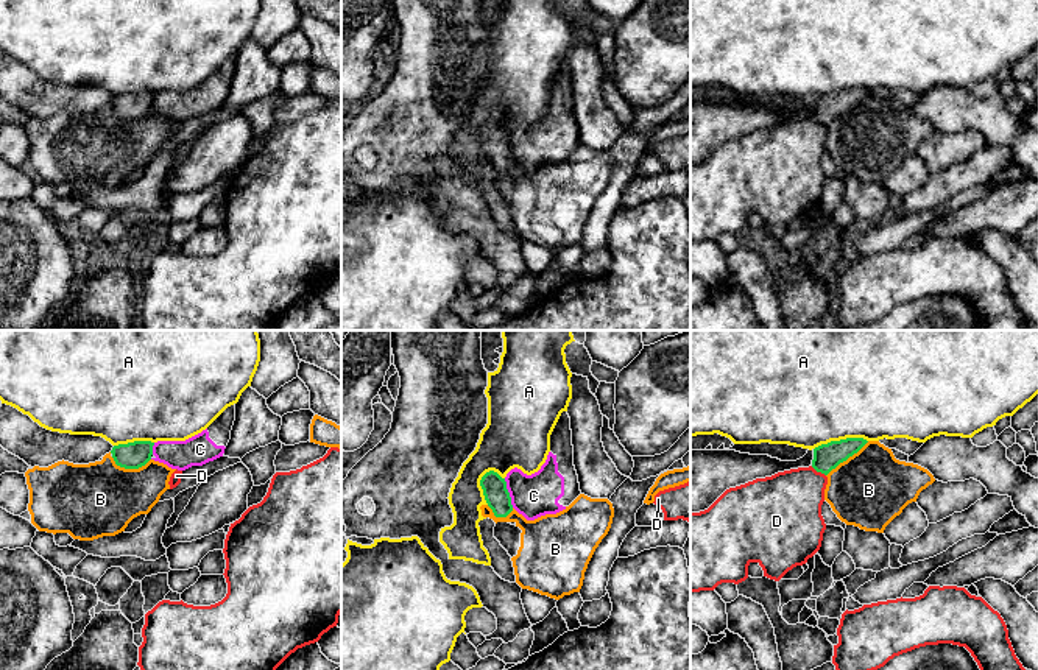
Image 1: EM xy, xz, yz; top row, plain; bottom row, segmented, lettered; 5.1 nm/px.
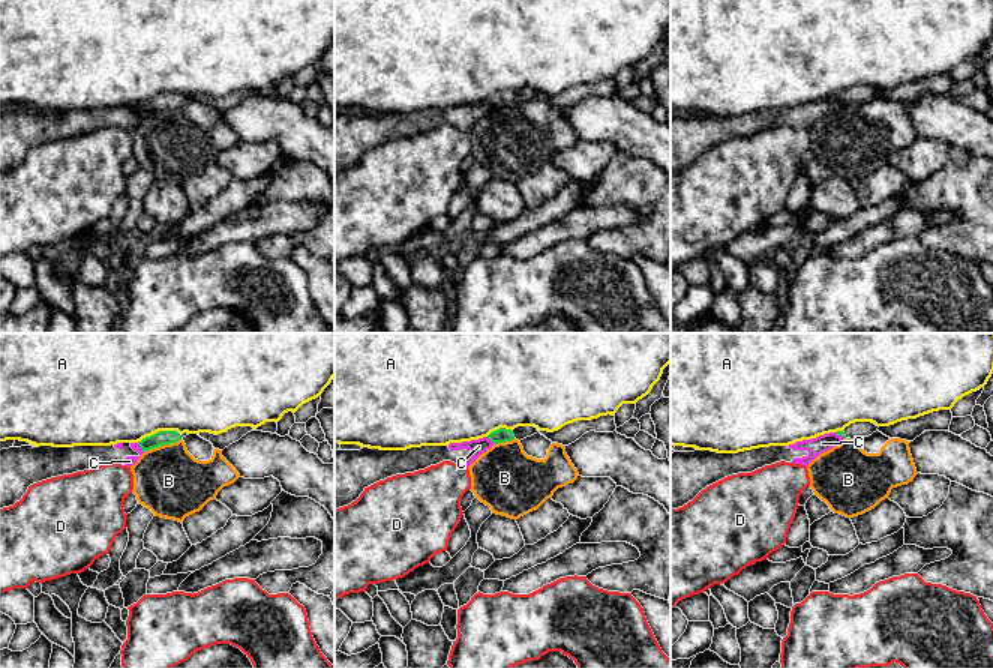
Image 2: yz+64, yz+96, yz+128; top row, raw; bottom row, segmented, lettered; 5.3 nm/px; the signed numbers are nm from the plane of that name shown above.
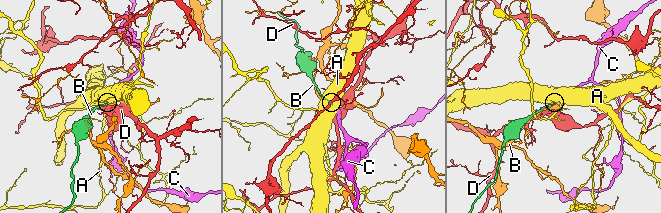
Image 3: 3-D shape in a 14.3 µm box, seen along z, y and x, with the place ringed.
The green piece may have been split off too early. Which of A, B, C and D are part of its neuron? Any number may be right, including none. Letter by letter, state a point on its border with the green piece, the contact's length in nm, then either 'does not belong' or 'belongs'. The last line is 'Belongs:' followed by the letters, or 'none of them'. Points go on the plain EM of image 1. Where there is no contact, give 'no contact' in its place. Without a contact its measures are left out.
A: meets green in yz at (840, 91); contact 280 nm long; does not belong
B: meets green in xy at (130, 119); contact 200 nm long; does not belong
C: meets green in xz at (508, 144); contact 160 nm long; does not belong
D: meets green in yz at (819, 122); contact 90 nm long; does not belong
Belongs: none of them

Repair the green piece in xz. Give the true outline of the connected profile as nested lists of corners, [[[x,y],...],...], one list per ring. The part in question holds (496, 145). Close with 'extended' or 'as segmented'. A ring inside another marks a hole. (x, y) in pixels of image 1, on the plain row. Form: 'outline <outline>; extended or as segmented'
outline [[[486,123],[480,131],[480,137],[483,140],[485,151],[496,168],[507,168],[513,162],[507,132],[497,123]]]; as segmented

